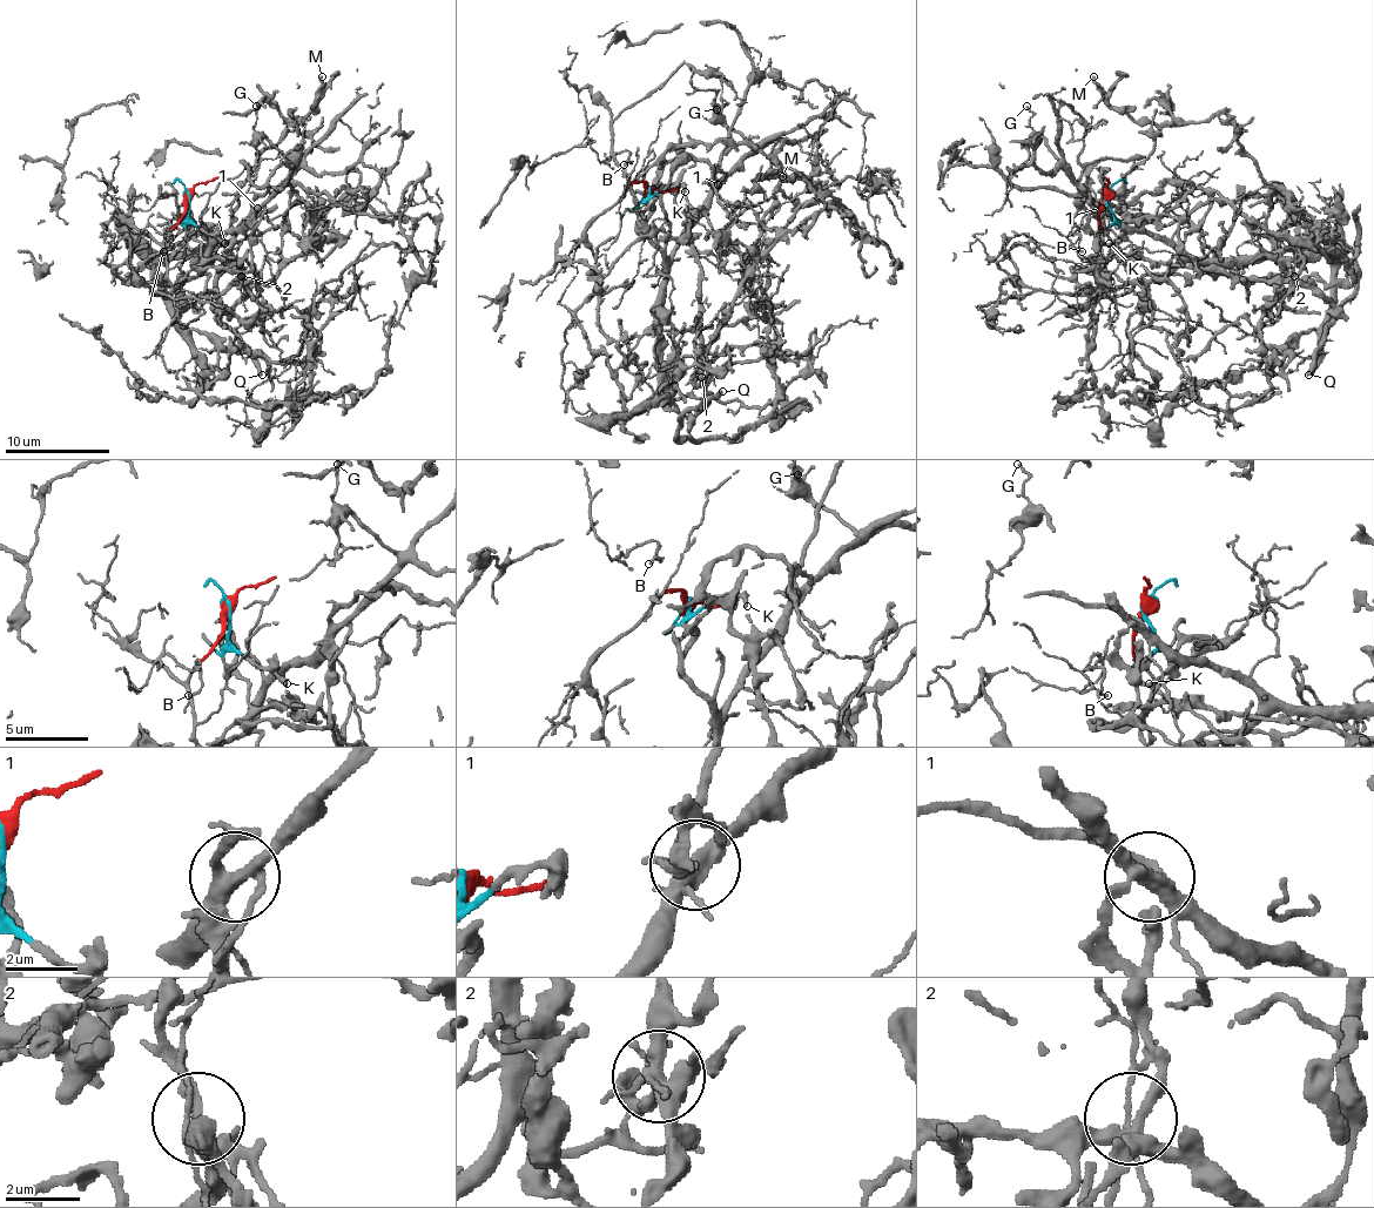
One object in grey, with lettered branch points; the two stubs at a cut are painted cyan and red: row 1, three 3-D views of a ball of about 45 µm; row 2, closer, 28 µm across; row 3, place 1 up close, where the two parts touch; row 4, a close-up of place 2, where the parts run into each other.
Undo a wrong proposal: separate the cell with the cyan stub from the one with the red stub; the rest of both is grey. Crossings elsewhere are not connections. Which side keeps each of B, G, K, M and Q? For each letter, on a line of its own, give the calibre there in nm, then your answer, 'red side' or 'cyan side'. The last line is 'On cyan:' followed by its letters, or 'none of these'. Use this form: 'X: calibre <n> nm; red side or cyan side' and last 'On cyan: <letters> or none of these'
B: calibre 150 nm; red side
G: calibre 130 nm; red side
K: calibre 240 nm; cyan side
M: calibre 190 nm; cyan side
Q: calibre 340 nm; red side
On cyan: K, M

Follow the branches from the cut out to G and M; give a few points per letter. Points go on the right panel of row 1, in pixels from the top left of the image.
G: (1106, 195), (1098, 221), (1111, 242), (1104, 281), (1162, 276), (1177, 252), (1111, 218), (1034, 129), (1025, 106)
M: (1106, 191), (1119, 231), (1106, 260), (1298, 272), (1298, 218), (1232, 123), (1140, 121), (1093, 76)

